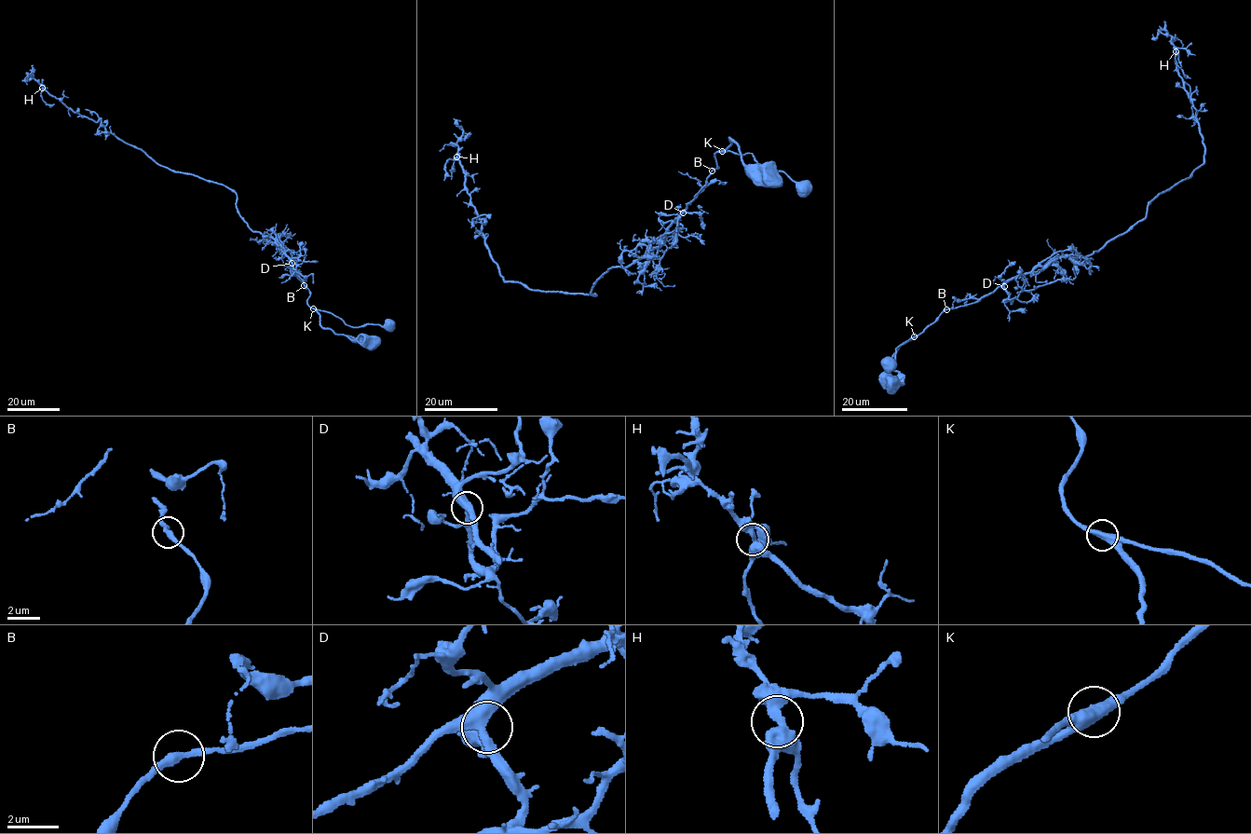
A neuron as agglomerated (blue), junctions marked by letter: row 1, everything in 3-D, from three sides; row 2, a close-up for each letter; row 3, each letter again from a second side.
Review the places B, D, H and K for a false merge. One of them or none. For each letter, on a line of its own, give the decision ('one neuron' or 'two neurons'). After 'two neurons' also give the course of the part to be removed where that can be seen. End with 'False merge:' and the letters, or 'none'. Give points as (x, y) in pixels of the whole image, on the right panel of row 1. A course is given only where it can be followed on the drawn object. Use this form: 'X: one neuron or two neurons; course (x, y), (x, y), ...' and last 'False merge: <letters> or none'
B: one neuron
D: one neuron
H: one neuron
K: two neurons; course (915, 336), (899, 347), (890, 361), (892, 369), (898, 374), (888, 381), (890, 381)
False merge: K

